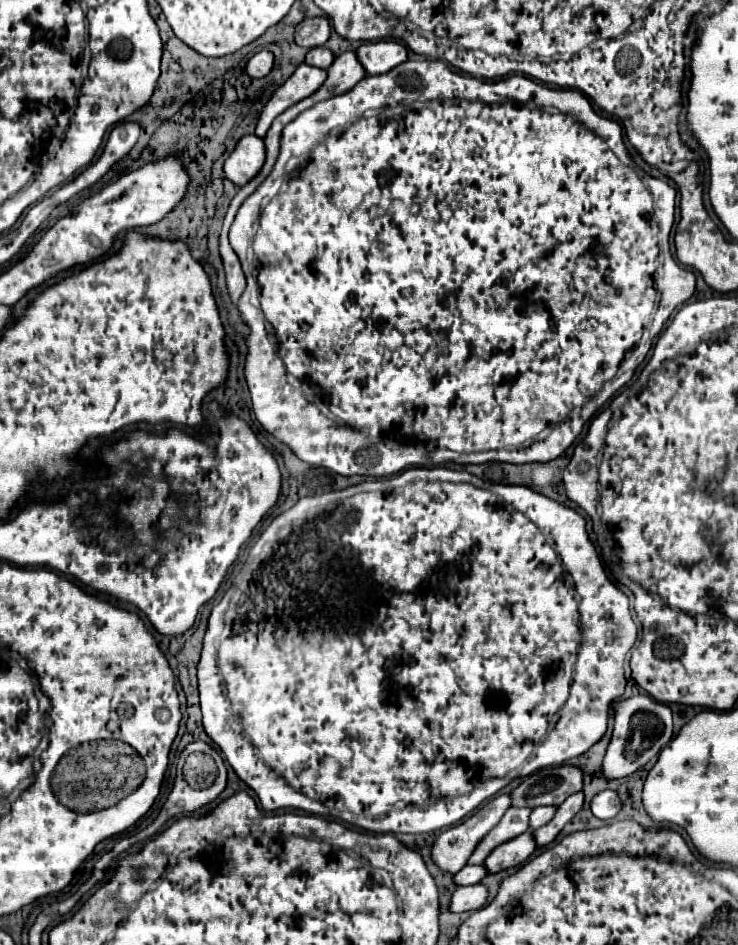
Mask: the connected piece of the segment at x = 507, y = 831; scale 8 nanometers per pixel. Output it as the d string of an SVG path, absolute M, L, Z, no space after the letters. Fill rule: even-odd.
M508 808L506 814L502 816L502 820L494 826L494 830L490 830L490 834L486 834L486 838L482 838L482 842L478 842L478 846L472 852L468 864L482 864L486 860L486 856L496 846L524 834L528 830L530 812L532 810L512 810L512 808Z

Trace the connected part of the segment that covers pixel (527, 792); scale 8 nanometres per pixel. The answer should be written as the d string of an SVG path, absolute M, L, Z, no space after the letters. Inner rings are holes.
M550 766L524 778L512 792L514 808L560 806L570 794L582 790L582 772L576 766Z

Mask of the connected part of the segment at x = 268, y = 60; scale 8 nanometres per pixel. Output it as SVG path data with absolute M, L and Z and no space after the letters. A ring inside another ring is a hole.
M262 50L262 52L258 52L256 56L252 56L252 58L248 60L248 64L246 64L246 74L248 74L250 78L262 78L262 76L266 76L266 74L270 72L272 62L274 62L274 56L272 56L268 50Z

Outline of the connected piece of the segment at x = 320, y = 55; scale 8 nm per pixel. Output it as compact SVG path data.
M312 48L312 50L308 50L308 54L306 54L306 64L310 64L310 66L316 66L316 68L328 68L330 66L330 62L334 60L334 54L328 50L328 48Z

